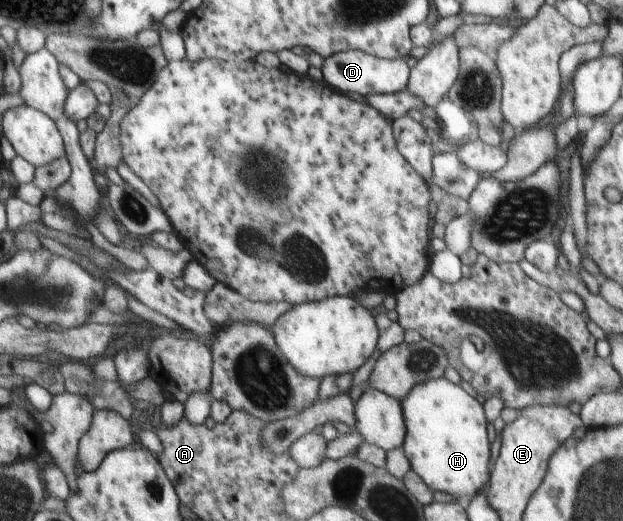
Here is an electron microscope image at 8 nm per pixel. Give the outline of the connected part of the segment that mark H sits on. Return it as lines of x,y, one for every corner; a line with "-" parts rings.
444,376
415,384
400,402
406,427
402,449
411,464
411,469
427,484
429,490
452,494
457,501
462,502
485,490
491,471
488,469
490,464
490,442
486,433
488,420
483,404
480,404
476,397
470,396
461,385
450,382

